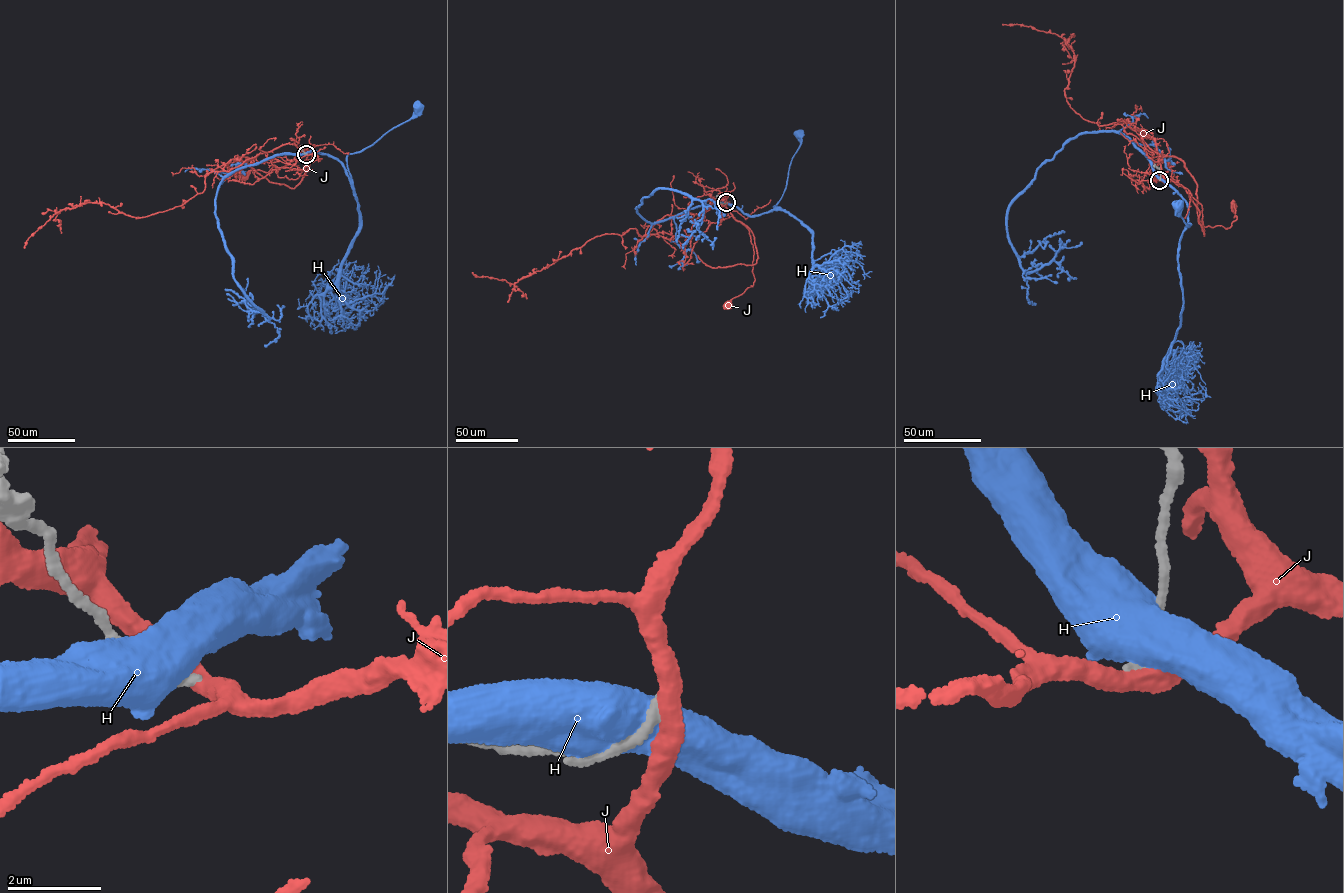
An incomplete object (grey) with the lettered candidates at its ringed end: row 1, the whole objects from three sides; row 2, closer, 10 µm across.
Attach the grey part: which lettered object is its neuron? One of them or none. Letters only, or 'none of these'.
none of these

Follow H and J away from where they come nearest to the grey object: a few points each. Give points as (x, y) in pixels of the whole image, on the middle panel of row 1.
H: (725, 203), (751, 216), (784, 210), (773, 206), (784, 191), (788, 169), (801, 140), (798, 132), (800, 133)
J: (726, 202), (728, 211), (749, 230), (754, 252), (753, 285), (728, 304)

